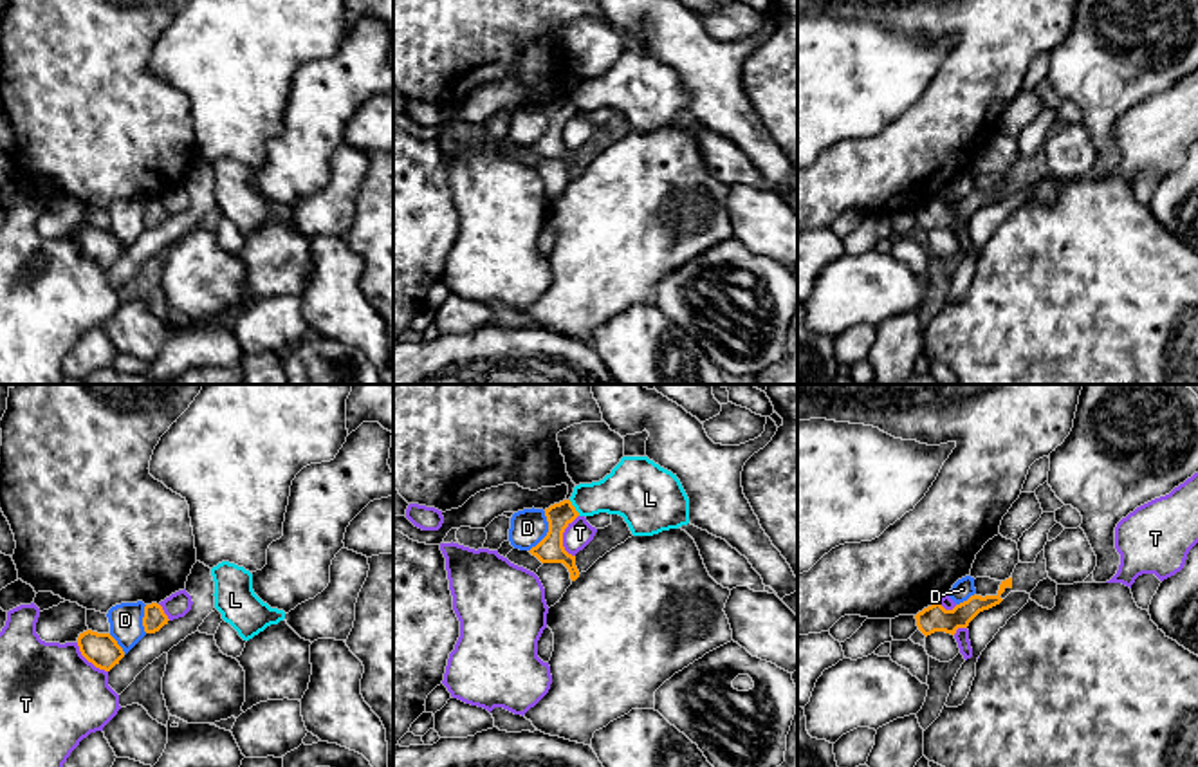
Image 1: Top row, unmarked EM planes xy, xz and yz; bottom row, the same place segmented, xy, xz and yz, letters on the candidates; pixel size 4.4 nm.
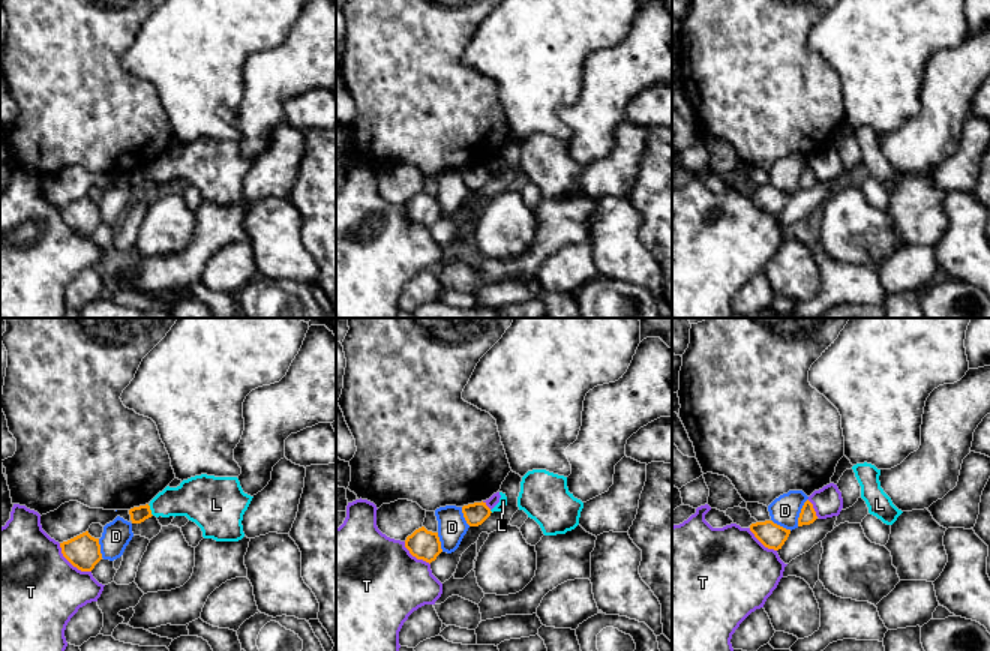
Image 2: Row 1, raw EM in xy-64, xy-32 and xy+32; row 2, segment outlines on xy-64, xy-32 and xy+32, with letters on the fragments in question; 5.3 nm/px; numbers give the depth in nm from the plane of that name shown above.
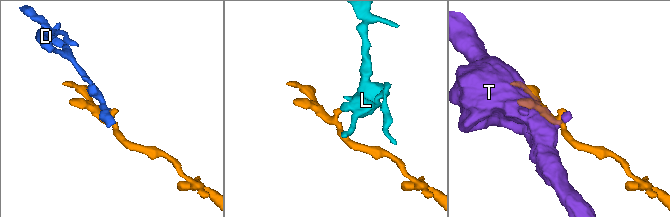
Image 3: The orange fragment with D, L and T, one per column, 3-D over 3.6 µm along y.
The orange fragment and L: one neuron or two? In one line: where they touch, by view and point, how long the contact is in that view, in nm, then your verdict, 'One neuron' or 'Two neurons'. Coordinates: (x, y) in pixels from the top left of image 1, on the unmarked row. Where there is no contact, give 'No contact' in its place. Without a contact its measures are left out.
Touches orange at xz (574, 103). Shared border 90 nm. Two neurons

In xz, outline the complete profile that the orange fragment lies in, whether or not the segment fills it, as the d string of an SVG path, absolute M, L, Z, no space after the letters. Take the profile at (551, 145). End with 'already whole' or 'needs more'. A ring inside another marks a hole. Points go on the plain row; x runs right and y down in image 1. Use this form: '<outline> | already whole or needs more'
M563 96L545 105L545 112L548 117L548 128L529 148L536 152L541 159L563 159L570 168L570 175L576 177L579 173L576 152L565 146L563 128L579 112L579 108L570 96Z | already whole

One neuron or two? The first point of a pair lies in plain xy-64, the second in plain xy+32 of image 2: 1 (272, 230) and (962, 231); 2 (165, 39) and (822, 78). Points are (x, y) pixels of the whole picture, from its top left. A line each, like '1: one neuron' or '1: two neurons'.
1: one neuron
2: two neurons

